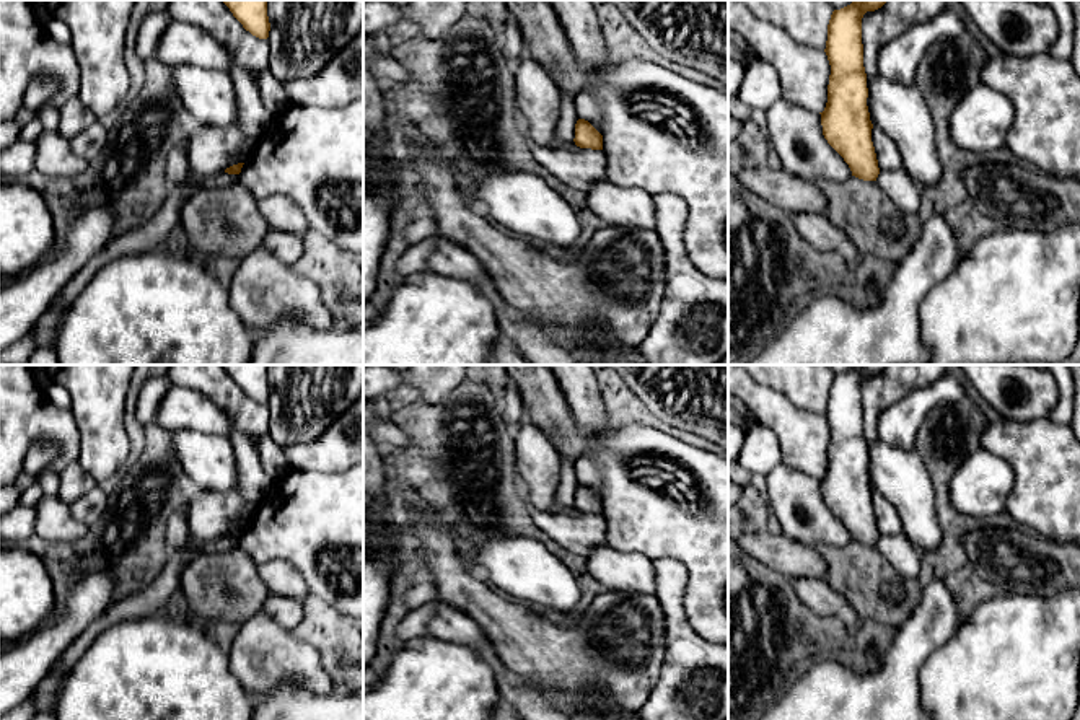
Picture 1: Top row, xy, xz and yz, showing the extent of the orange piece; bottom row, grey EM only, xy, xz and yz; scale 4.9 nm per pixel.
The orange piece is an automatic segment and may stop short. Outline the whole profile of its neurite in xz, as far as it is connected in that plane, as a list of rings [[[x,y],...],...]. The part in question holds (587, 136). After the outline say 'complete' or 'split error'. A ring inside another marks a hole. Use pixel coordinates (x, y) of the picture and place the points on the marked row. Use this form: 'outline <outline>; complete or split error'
outline [[[585,119],[577,121],[573,142],[580,148],[603,150],[603,135]]]; complete

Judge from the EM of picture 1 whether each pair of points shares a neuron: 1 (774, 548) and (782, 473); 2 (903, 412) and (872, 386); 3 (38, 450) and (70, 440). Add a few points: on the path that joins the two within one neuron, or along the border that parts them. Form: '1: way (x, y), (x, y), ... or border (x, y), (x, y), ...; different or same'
1: border (772, 528), (812, 544); different
2: border (927, 386), (882, 414), (878, 439); different
3: border (59, 448), (36, 442), (30, 448), (21, 468); different

